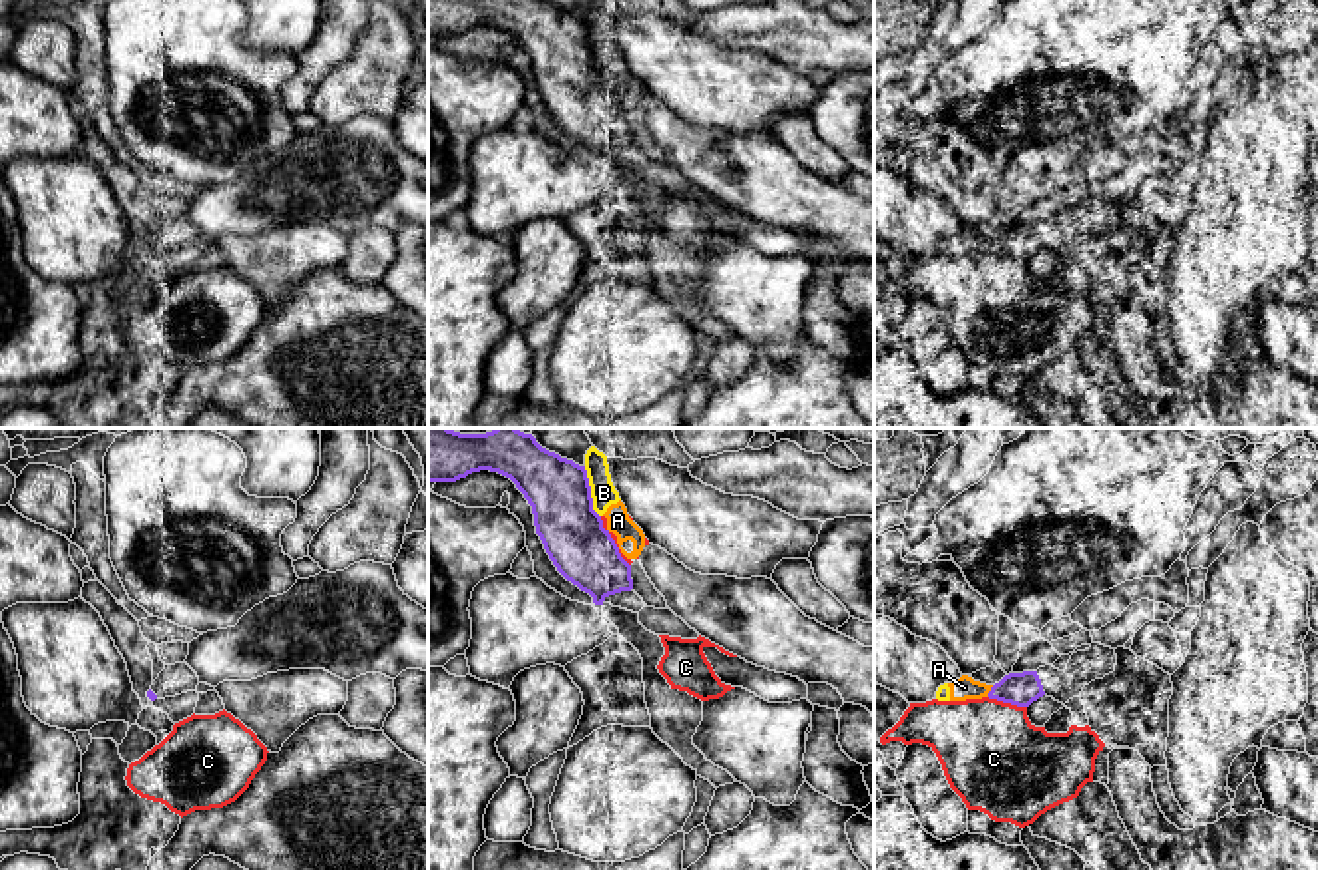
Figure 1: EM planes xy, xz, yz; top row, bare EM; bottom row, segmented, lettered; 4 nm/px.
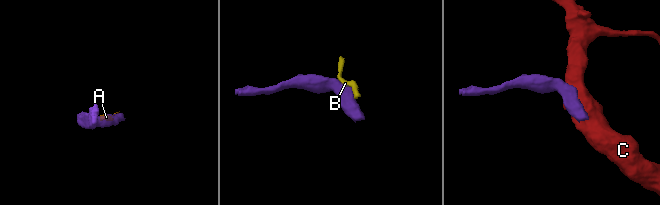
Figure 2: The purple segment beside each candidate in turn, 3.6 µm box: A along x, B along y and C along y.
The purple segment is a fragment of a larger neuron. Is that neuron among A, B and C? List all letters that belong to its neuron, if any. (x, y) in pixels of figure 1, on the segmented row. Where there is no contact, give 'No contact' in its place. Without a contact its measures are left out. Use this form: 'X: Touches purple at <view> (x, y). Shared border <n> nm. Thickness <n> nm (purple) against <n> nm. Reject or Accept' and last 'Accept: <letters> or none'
A: Touches purple at yz (990, 691). Shared border 60 nm. Thickness 140 nm (purple) against 90 nm. Reject
B: Touches purple at xz (590, 492). Shared border 220 nm. Thickness 260 nm (purple) against 100 nm. Reject
C: Touches purple at yz (1008, 701). Shared border 170 nm. Thickness 140 nm (purple) against 420 nm. Reject
Accept: none

